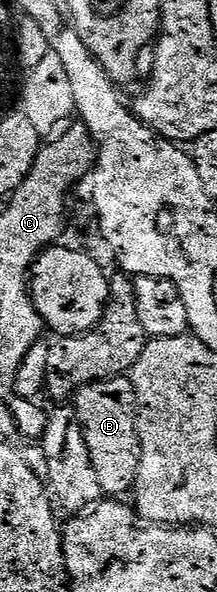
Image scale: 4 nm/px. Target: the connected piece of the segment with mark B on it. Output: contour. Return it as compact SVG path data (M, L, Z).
M120 376L105 382L91 382L75 395L73 405L75 415L83 425L85 444L89 444L89 460L93 460L93 469L97 472L97 480L104 495L130 495L135 489L137 468L141 464L135 389L130 377Z

